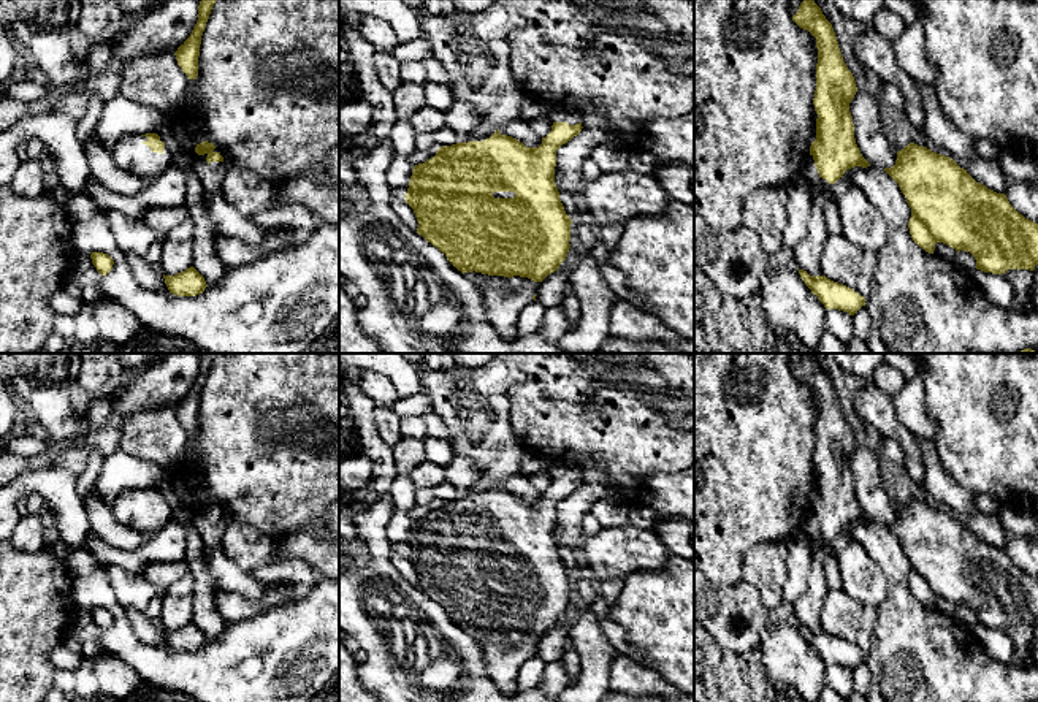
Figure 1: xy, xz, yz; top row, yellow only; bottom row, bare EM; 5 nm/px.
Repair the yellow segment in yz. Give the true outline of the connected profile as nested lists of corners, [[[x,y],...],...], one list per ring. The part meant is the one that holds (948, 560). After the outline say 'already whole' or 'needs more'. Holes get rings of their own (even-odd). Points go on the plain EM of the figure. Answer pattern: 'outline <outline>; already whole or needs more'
outline [[[910,498],[897,507],[895,520],[884,526],[905,550],[911,563],[910,589],[925,607],[933,609],[935,599],[943,597],[957,607],[970,607],[976,624],[992,629],[1005,629],[1008,624],[1033,626],[1038,620],[1038,578],[1019,569],[1005,548],[976,537],[952,513]]]; already whole

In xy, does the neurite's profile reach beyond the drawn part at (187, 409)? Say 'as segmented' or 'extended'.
as segmented

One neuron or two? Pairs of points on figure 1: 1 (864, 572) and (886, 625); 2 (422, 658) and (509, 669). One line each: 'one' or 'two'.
1: two
2: two

